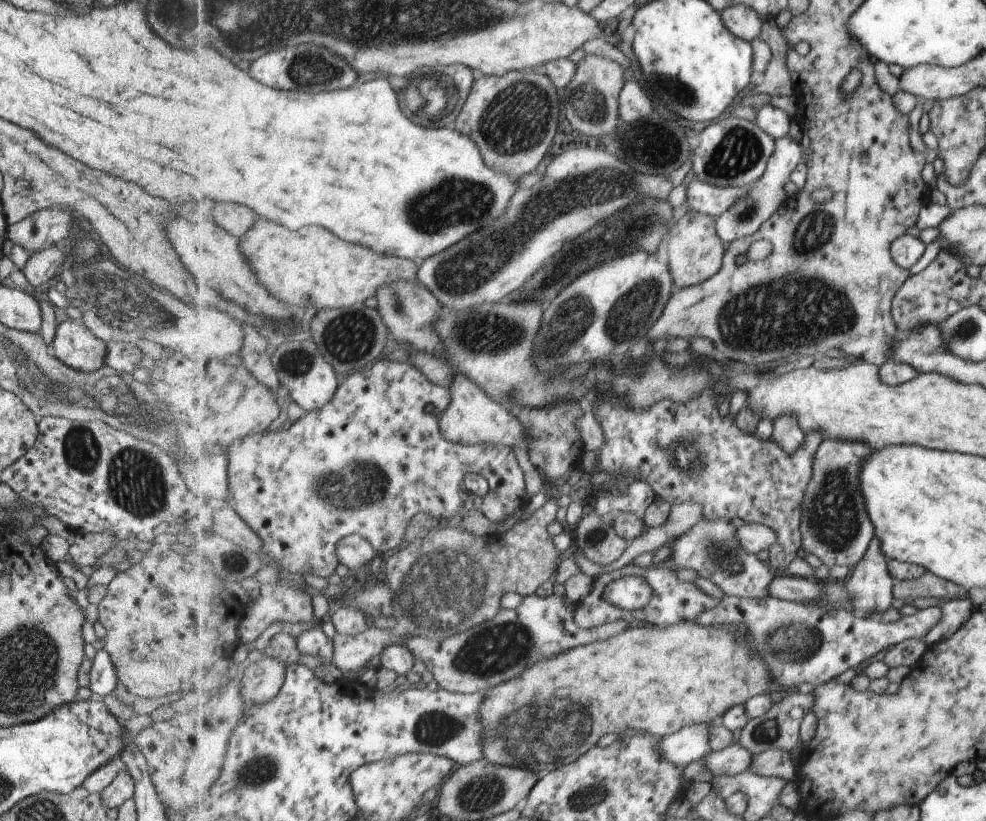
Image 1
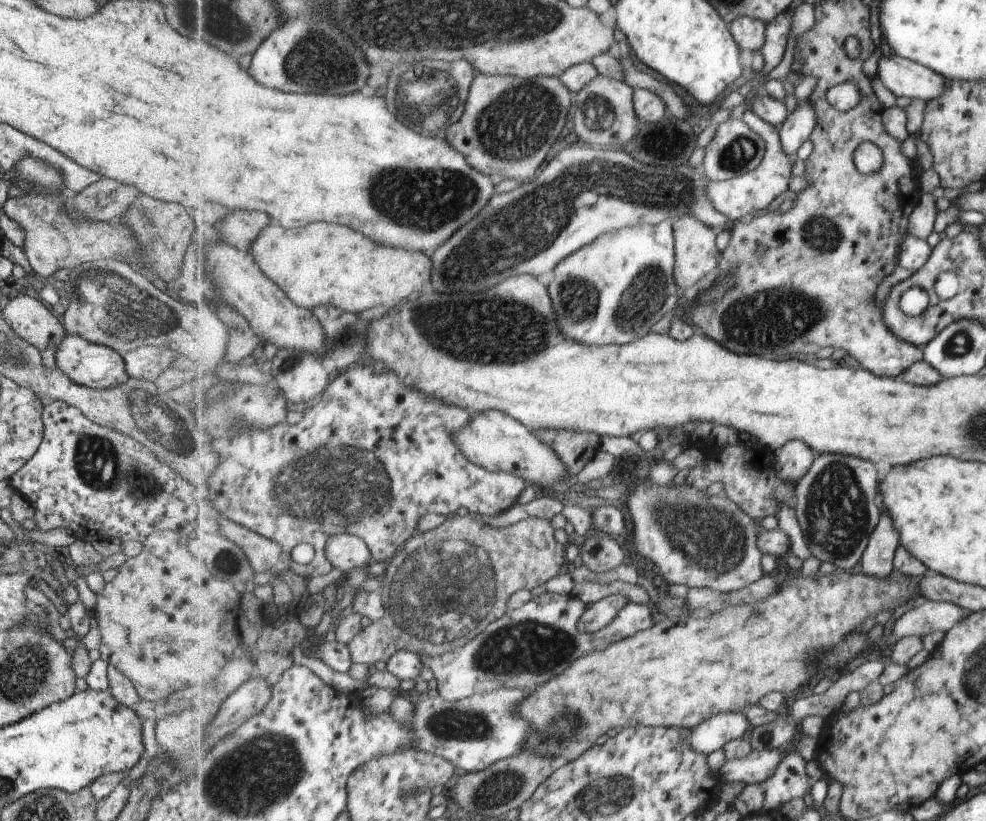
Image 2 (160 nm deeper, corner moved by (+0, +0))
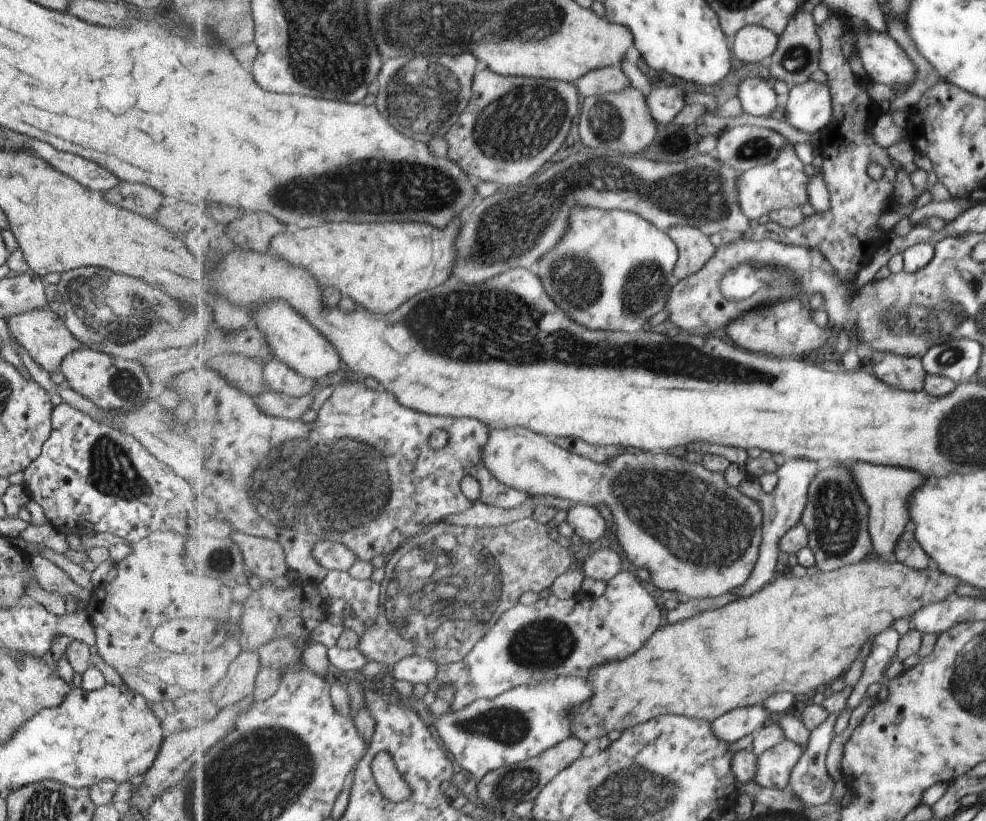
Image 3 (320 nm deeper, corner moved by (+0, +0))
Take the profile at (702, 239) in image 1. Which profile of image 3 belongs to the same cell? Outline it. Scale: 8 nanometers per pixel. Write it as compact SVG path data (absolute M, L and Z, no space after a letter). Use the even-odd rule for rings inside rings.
M683 225L667 231L678 243L680 257L674 273L677 280L683 280L698 273L714 257L717 247L700 228Z

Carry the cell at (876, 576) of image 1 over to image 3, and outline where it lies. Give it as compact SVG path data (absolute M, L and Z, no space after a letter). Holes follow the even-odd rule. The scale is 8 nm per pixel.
M856 463L859 464L859 494L867 505L868 535L872 542L873 556L886 561L893 559L894 545L910 523L908 499L922 486L925 476L909 467Z

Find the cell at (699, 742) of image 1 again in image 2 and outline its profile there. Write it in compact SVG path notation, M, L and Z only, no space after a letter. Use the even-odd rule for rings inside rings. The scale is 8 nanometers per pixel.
M744 711L719 713L692 730L692 745L696 751L711 754L741 736L751 728L752 722Z

